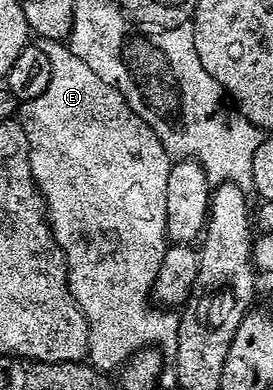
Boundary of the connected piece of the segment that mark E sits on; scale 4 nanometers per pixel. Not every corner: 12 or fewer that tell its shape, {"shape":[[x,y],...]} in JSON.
{"shape":[[67,45],[22,107],[30,173],[110,373],[175,352],[150,302],[173,160]]}

